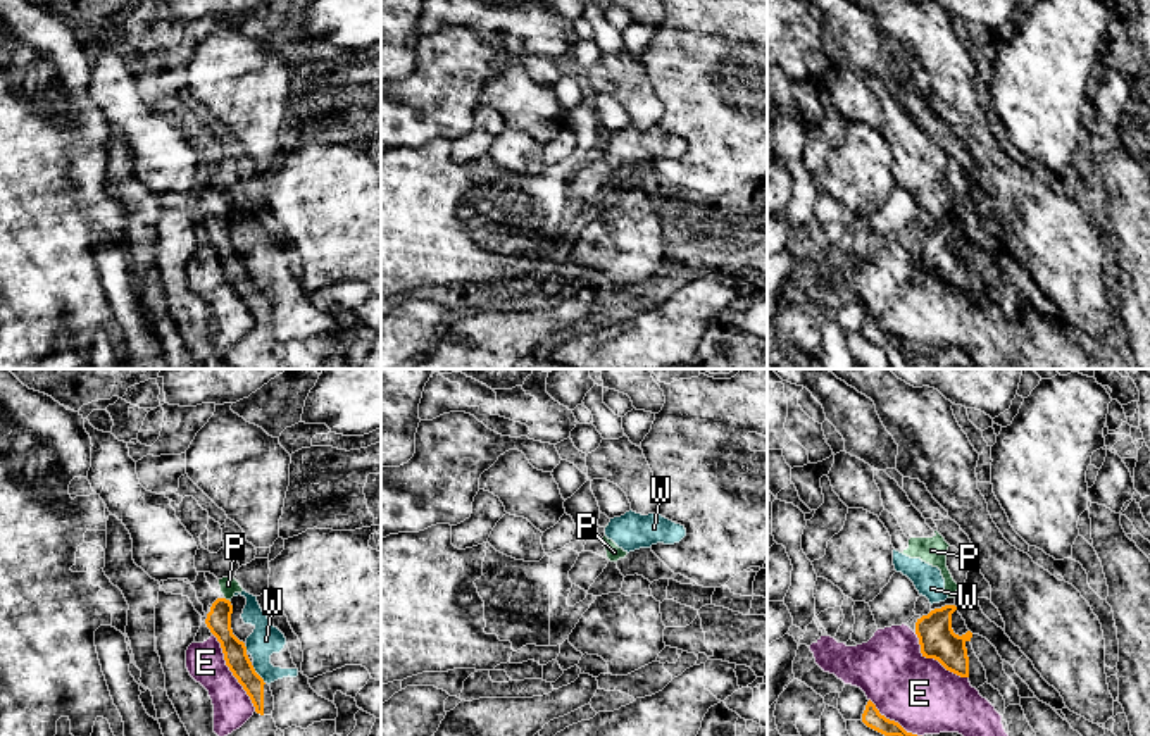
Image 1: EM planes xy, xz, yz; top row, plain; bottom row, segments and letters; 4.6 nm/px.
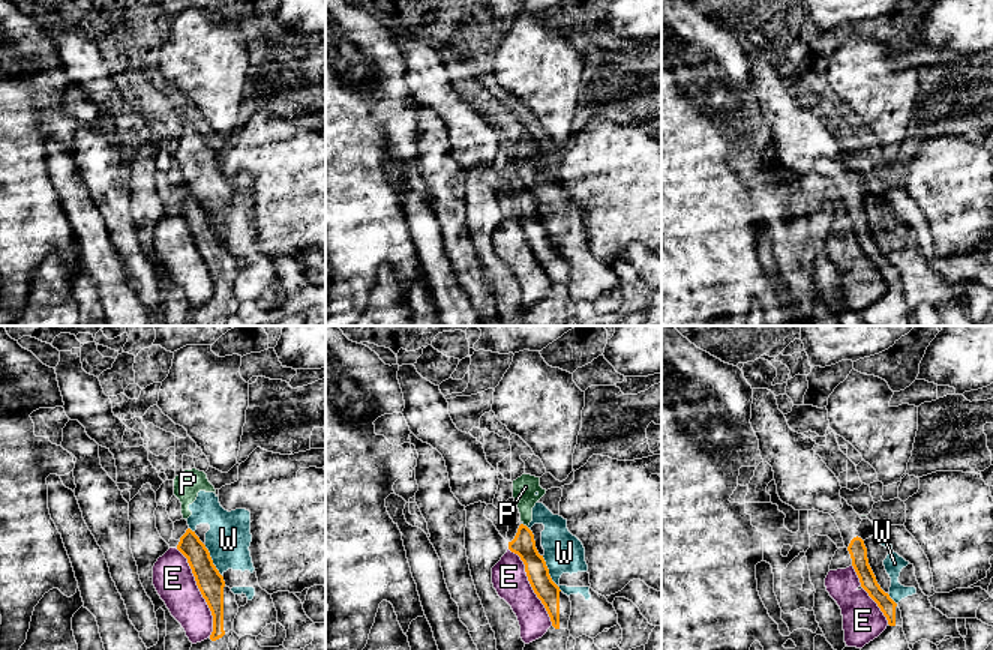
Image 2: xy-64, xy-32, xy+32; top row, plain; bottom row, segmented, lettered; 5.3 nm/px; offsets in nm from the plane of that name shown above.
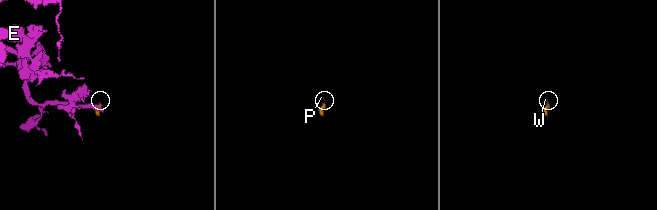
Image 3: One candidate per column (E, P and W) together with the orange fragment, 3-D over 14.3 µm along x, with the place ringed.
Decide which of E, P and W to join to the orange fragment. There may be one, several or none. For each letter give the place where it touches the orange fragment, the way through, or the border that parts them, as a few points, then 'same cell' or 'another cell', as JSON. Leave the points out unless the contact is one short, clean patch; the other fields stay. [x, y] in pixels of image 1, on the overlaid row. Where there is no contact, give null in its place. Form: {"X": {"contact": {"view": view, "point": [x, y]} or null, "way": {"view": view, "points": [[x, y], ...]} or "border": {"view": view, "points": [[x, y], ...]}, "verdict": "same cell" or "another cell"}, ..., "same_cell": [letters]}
{"E": {"contact": {"view": "xy", "point": [231, 671]}, "verdict": "another cell"}, "P": {"contact": {"view": "xy", "point": [228, 600]}, "border": {"view": "xy", "points": [[224, 597], [230, 602]]}, "verdict": "another cell"}, "W": {"contact": {"view": "xy", "point": [257, 674]}, "verdict": "another cell"}, "same_cell": []}

